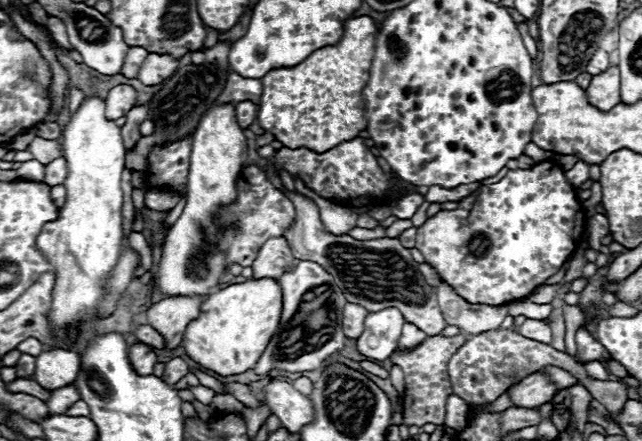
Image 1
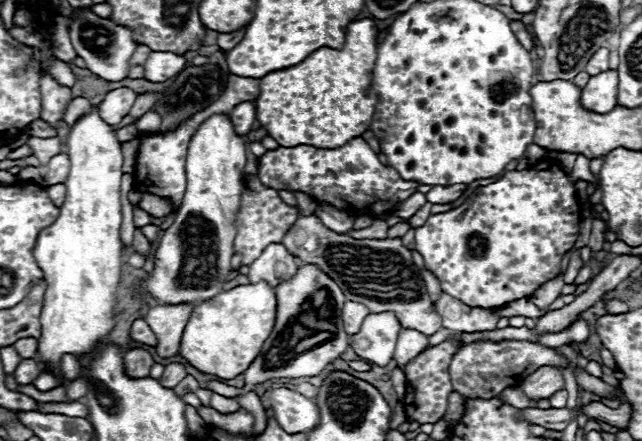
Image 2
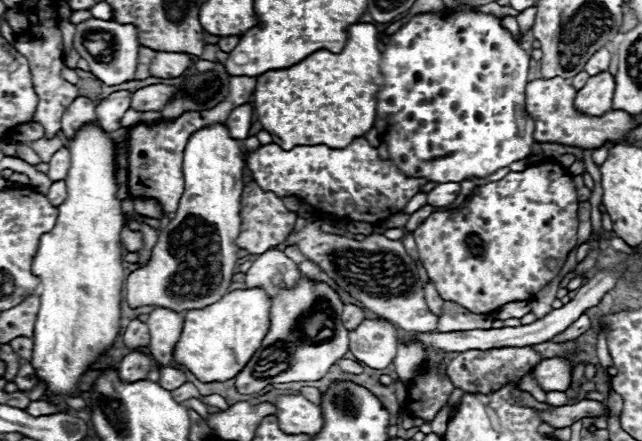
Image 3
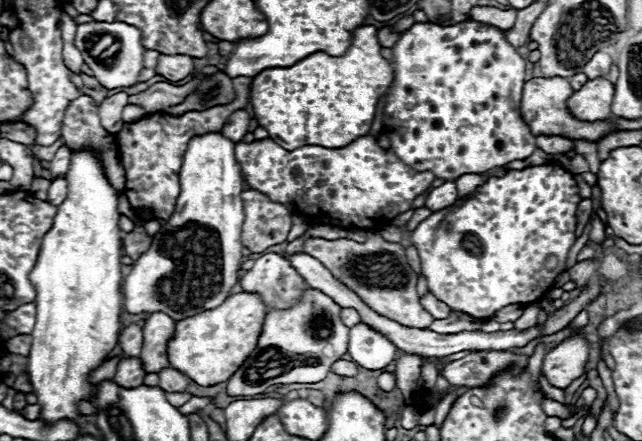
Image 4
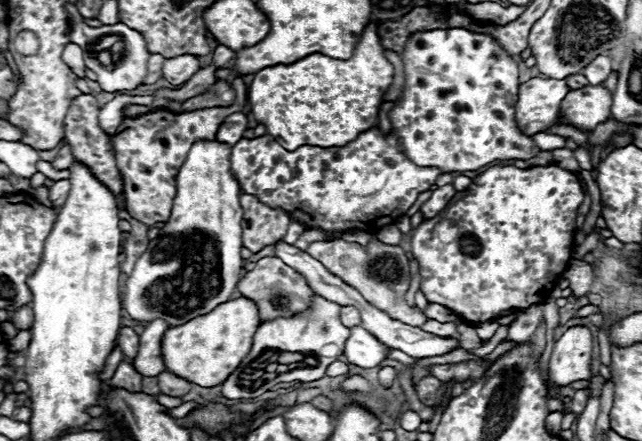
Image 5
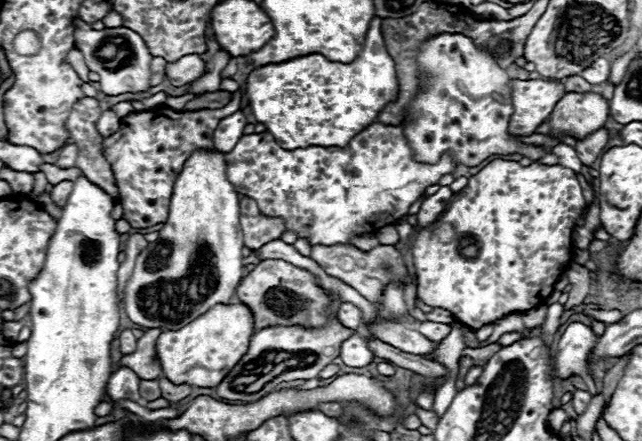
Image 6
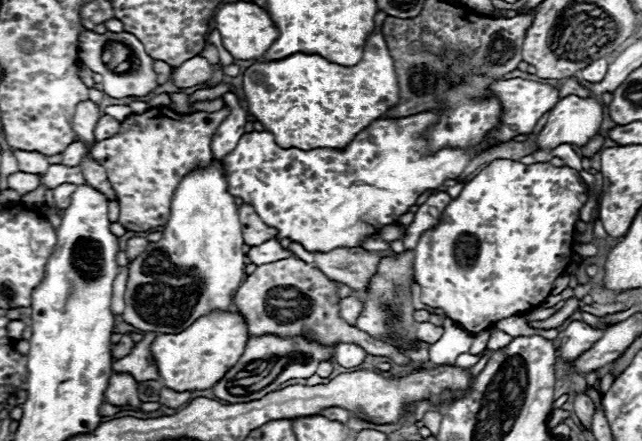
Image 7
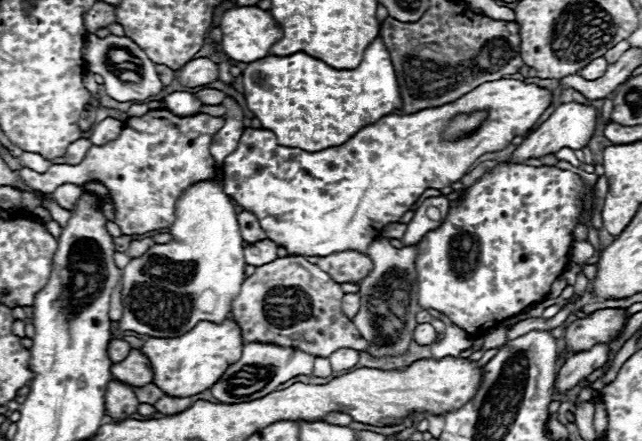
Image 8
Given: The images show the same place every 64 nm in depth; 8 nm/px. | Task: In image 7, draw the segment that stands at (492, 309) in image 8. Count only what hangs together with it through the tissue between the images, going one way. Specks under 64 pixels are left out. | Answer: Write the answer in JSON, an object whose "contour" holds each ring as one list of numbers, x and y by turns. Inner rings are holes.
{"contour":[[494,160,490,162,472,182,468,182,460,196,456,200,452,200,448,204,448,208,444,210,442,218,440,218,440,224,436,228,430,228,426,230,416,248,414,248,414,278,416,278,416,284,420,286,420,300,422,304,426,306,432,306,432,308,440,308,448,314,448,318,452,318,456,324,460,324,464,330,468,330,470,334,478,334,490,326,494,326,498,320,502,318,508,318,508,316,514,316,514,314,522,314,538,304,542,304,546,300,546,296,550,294,552,290,552,284,554,280,564,274,564,270,570,266,572,262,572,242,574,242,574,226,576,222,580,220,580,208,586,204,586,192,584,192,584,186,580,182,580,174,568,166,564,168,556,168,552,164,522,164,522,162,514,162,514,160]]}

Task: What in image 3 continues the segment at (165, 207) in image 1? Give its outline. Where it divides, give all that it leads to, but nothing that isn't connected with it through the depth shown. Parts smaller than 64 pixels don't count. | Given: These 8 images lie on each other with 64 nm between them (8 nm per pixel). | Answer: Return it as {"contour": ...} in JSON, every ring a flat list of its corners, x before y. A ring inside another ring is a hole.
{"contour":[[136,200,134,208,138,214,146,216,146,218,162,218,162,210,160,204,154,200]]}

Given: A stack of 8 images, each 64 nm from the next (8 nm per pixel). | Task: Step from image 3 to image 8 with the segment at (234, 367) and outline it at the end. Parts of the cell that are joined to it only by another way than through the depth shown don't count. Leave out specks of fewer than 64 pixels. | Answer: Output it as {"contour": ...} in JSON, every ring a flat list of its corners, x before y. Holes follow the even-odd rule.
{"contour":[[204,320,180,338,148,338,140,352,150,360,154,372,152,384,156,384,166,396,186,398,212,388,226,368,240,358,242,346,240,328,234,320,224,320,222,324]]}

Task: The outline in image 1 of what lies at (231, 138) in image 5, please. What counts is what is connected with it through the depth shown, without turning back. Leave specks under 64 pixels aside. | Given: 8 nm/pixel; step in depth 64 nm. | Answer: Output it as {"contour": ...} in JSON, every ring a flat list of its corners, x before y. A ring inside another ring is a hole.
{"contour":[[244,100,244,102,236,104,236,120,238,120,238,126,242,130,248,128,256,120,256,110,258,110,258,106,250,100]]}

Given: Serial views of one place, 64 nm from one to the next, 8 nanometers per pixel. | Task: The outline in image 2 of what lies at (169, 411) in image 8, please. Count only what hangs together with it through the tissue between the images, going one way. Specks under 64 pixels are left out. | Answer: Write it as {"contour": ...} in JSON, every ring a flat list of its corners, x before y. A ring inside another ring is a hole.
{"contour":[[168,364,164,368,164,374,160,378,160,384,164,388,174,388,176,384,180,384,186,378,186,368,182,364]]}

